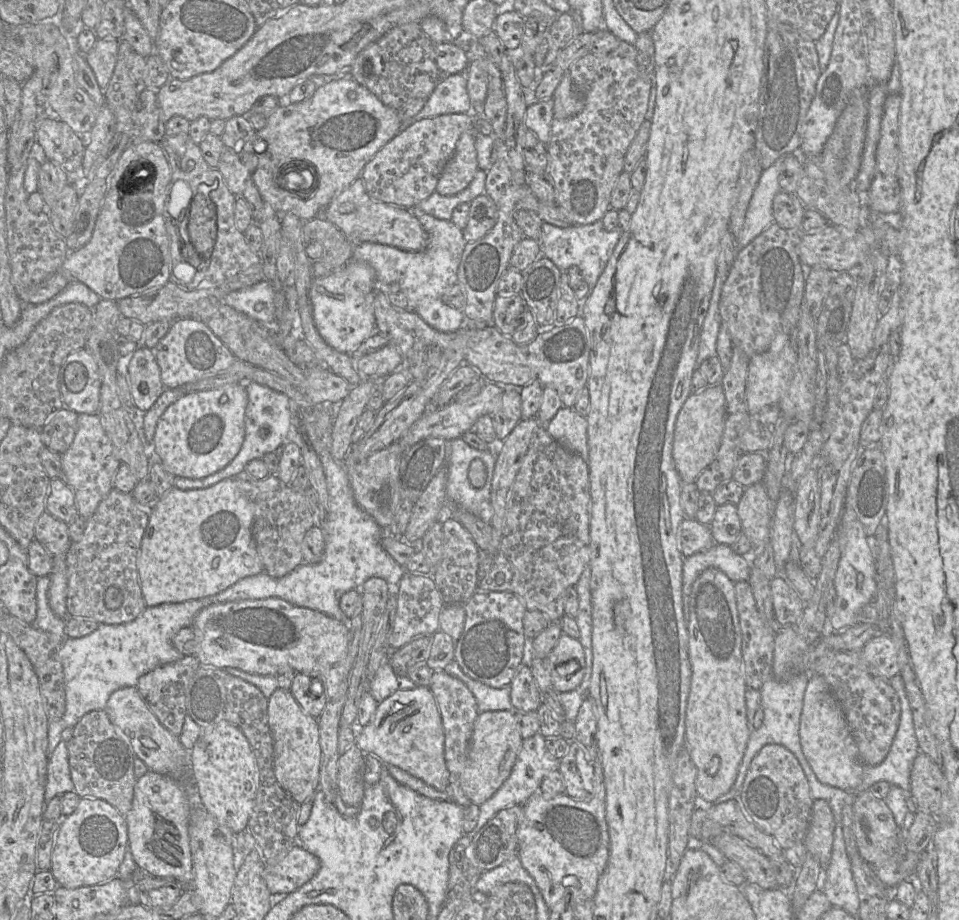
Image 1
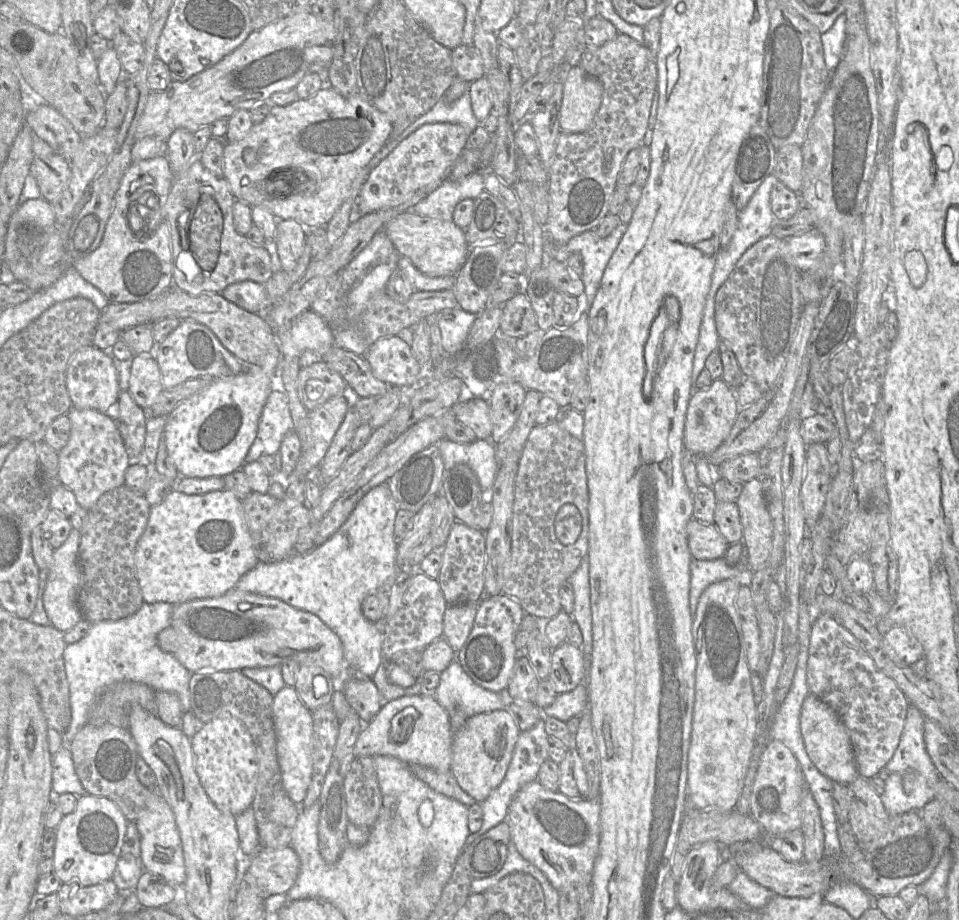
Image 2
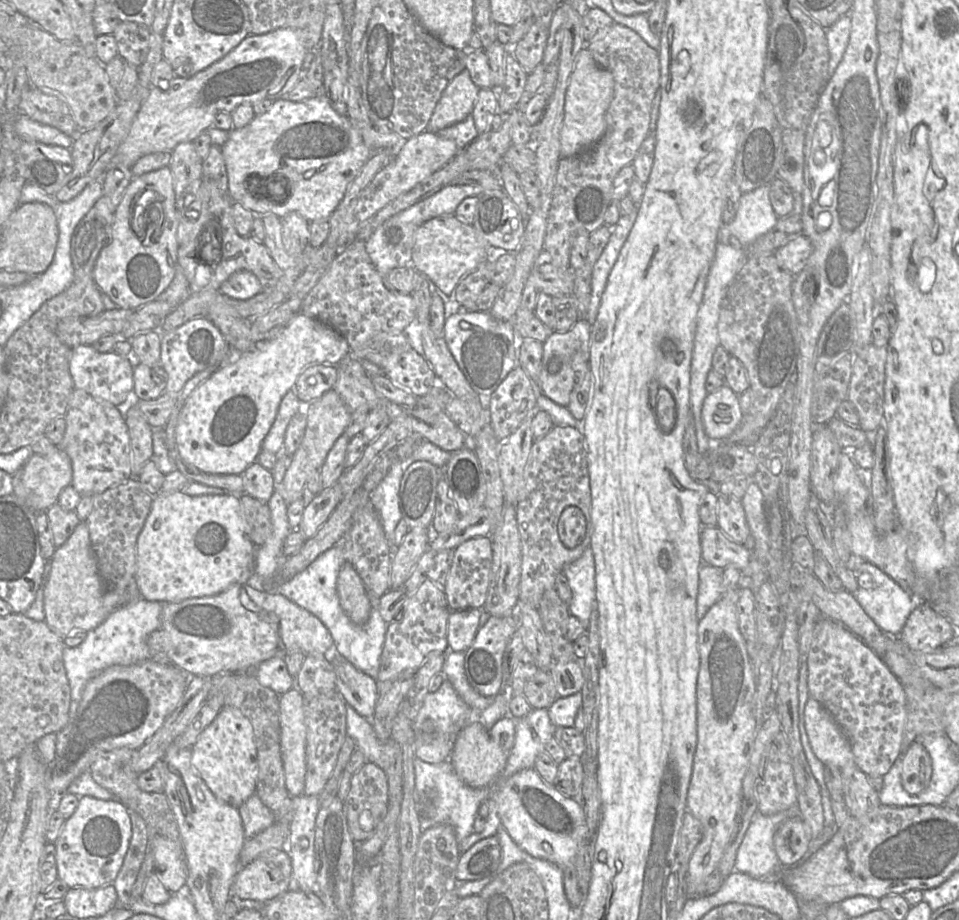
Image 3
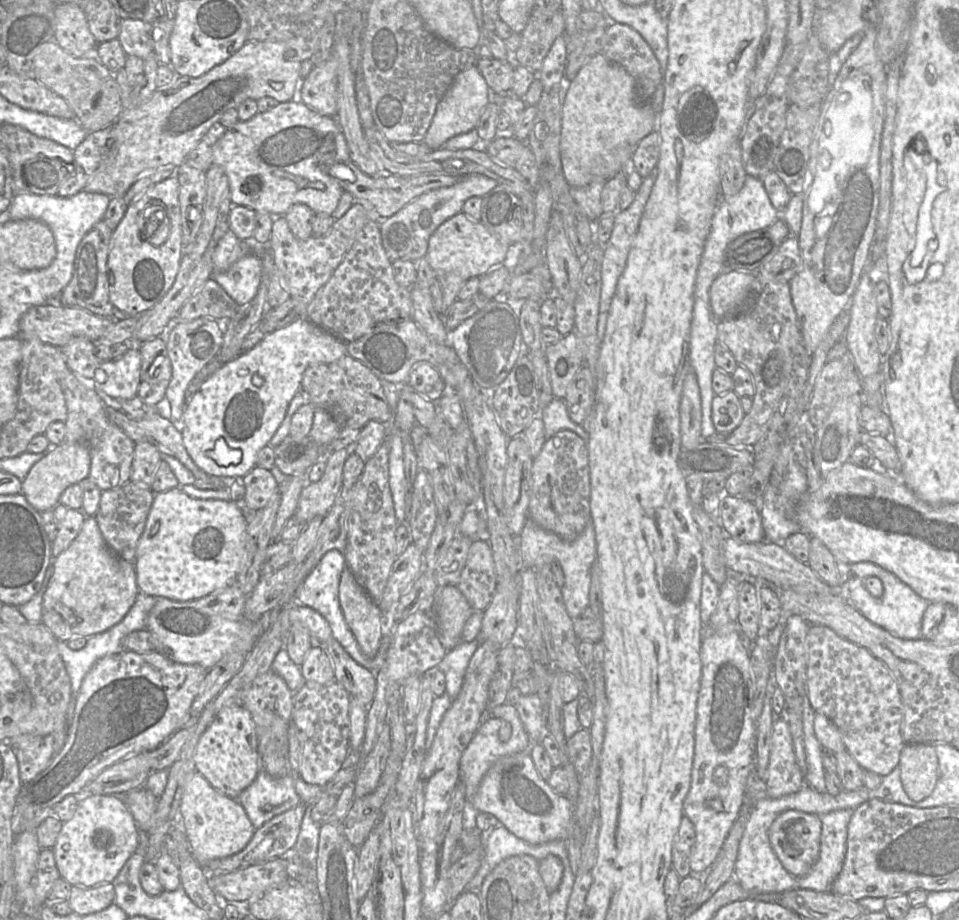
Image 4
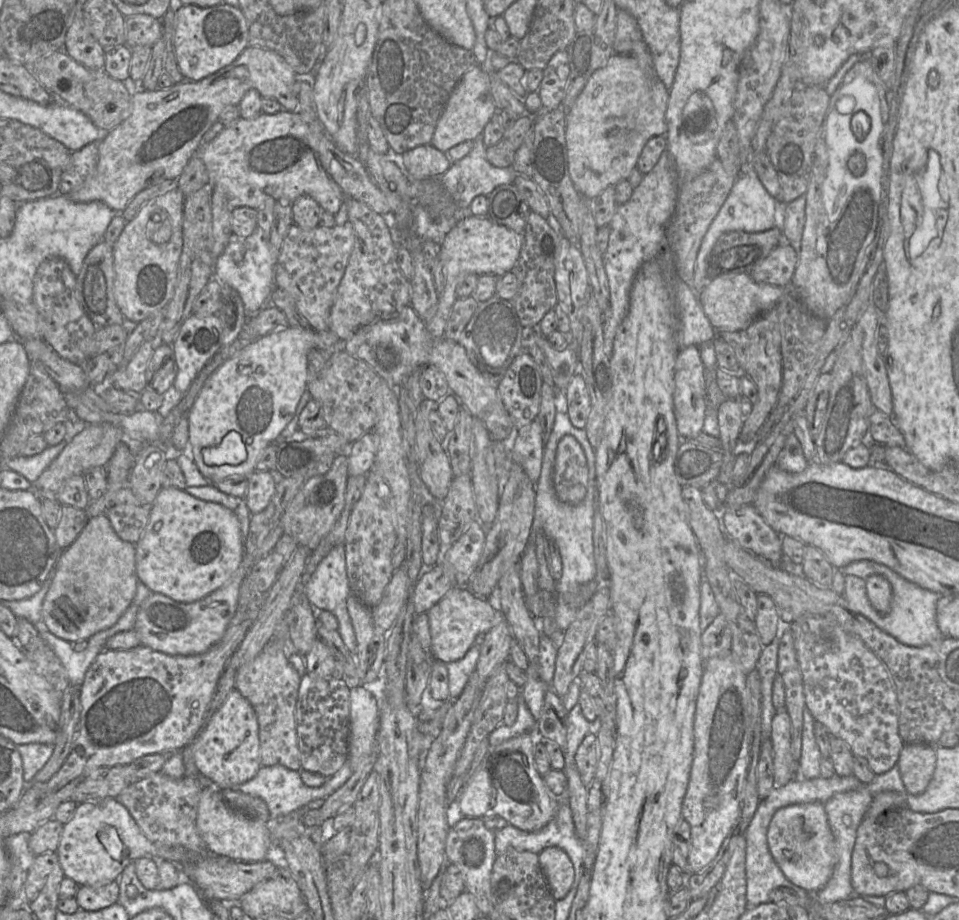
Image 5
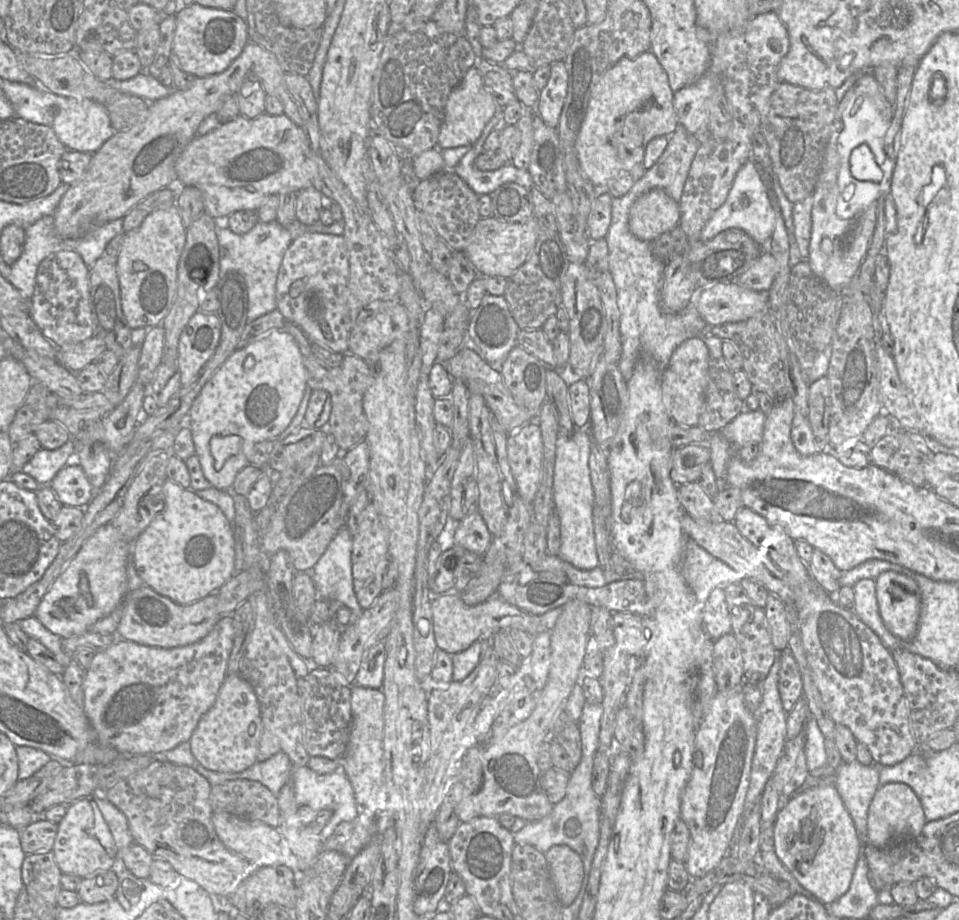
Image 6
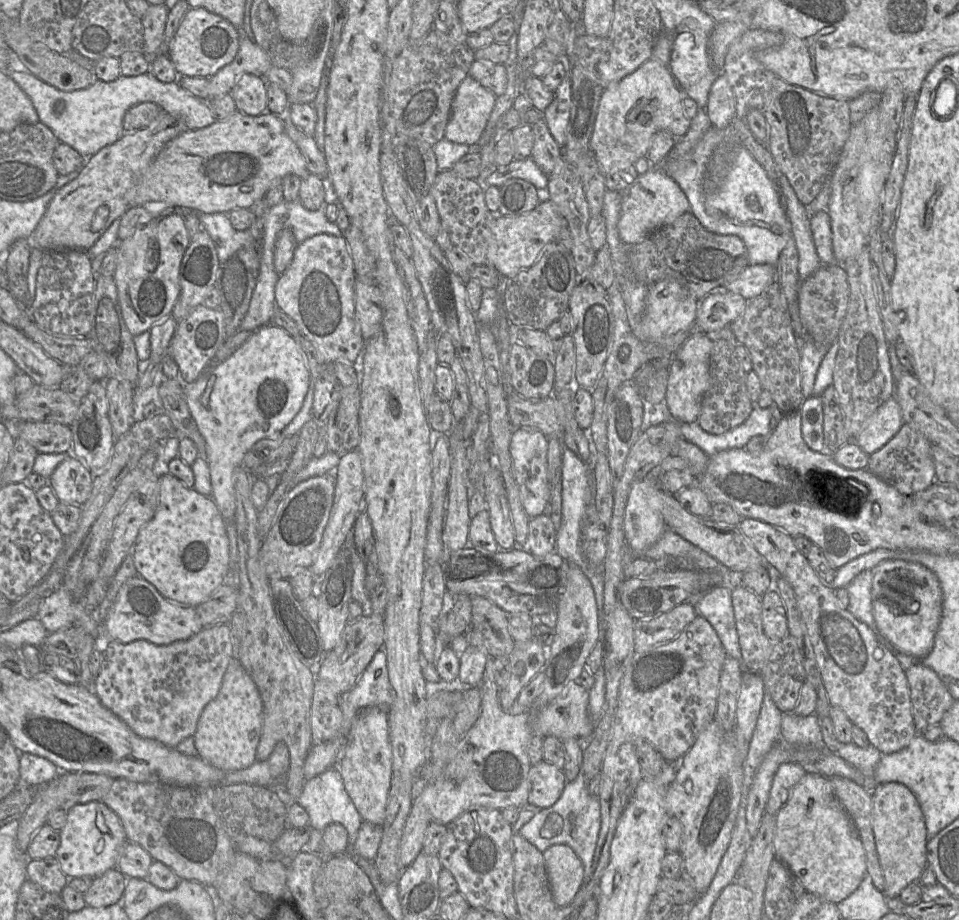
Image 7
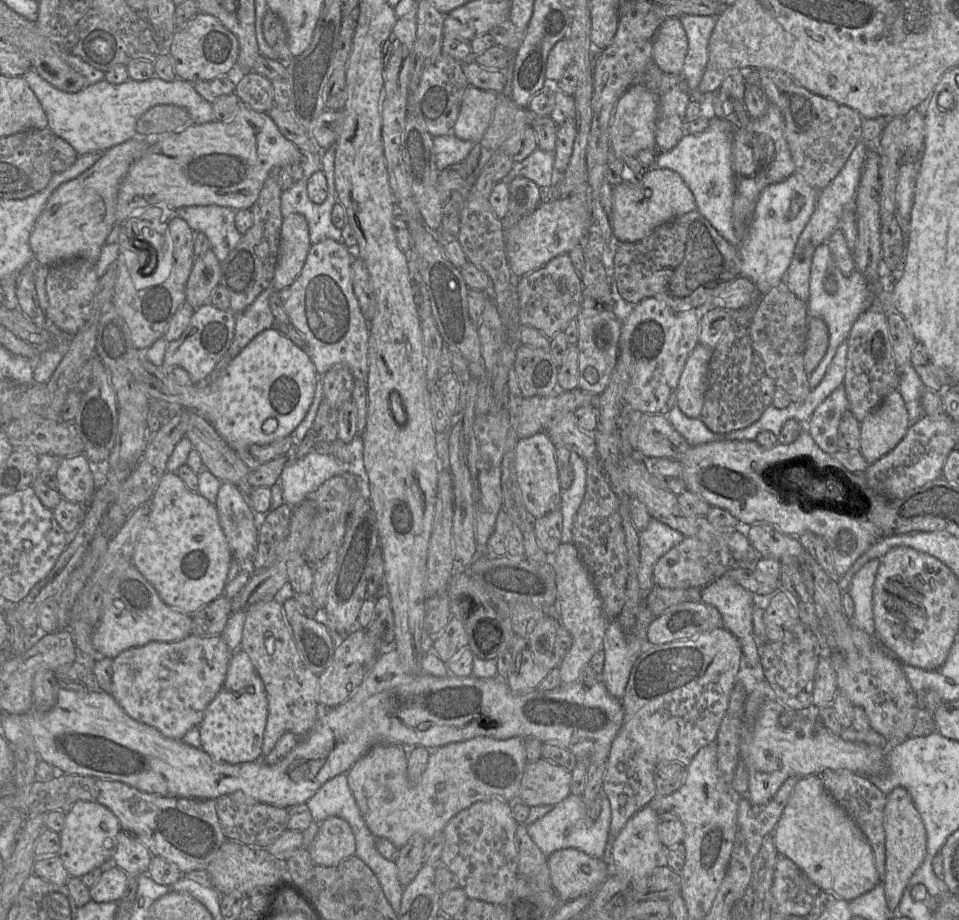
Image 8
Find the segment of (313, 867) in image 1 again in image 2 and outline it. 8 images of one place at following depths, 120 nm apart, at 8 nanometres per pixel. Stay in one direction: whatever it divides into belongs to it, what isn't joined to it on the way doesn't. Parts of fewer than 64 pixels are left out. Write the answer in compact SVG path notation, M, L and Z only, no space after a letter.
M291 846L260 849L252 858L245 882L257 888L264 897L284 895L294 885L300 871L300 860Z

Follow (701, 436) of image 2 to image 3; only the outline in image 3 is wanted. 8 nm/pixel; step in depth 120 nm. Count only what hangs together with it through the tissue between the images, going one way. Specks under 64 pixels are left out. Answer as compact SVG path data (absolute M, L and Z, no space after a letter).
M727 384L707 393L701 409L706 435L713 441L727 441L743 418L739 397Z

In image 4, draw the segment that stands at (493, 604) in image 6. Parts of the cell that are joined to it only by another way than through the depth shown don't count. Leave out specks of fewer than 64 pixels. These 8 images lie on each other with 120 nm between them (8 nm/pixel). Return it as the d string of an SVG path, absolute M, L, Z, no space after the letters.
M457 586L439 588L435 597L439 640L449 651L461 642L464 625L474 610Z

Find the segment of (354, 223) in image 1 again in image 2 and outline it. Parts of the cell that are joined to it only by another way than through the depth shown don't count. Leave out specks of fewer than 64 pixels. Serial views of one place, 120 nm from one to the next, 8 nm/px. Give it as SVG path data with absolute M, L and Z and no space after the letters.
M411 210L398 214L382 230L400 256L409 258L420 272L431 277L456 275L470 251L465 230L458 227L452 220L421 216Z

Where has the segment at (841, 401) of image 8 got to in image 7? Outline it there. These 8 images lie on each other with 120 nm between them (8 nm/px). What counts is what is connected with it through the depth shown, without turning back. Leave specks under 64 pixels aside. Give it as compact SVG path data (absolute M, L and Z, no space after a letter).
M811 395L805 398L800 409L801 430L805 443L810 449L826 455L833 455L824 442L823 404L820 396Z

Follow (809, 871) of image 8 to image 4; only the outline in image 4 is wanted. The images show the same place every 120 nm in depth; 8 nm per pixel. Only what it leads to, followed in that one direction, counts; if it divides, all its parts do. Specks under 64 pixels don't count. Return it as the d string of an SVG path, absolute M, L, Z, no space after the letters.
M787 810L778 815L768 829L768 838L773 852L783 868L794 877L806 875L816 863L820 850L820 816L798 810Z

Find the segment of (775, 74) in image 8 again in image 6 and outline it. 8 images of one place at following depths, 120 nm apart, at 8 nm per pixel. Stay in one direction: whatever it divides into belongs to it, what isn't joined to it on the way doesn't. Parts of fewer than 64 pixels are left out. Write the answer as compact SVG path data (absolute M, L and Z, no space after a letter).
M781 82L770 98L761 131L769 147L772 173L778 177L782 191L793 204L804 200L814 192L825 148L833 134L834 122L838 119L838 104L839 100L832 88L812 91L787 82Z

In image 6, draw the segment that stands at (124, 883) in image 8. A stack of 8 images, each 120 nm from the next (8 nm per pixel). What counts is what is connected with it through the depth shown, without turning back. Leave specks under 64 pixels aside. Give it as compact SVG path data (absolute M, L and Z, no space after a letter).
M115 871L99 873L81 881L78 895L83 903L98 904L116 898L119 879Z

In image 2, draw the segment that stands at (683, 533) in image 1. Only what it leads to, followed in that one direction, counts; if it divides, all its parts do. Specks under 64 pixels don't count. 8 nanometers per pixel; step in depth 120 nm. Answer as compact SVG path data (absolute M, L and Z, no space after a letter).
M691 519L687 524L688 546L693 559L714 560L724 557L729 544L716 525Z

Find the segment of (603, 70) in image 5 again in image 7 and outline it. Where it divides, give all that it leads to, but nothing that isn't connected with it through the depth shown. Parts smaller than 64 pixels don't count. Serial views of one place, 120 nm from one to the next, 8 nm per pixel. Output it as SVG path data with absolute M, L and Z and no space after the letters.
M653 58L647 60L637 70L620 81L610 84L601 96L594 130L590 139L590 147L594 152L601 172L607 175L634 165L639 158L647 155L652 137L659 131L670 132L676 138L684 136L691 123L691 119L684 112L684 96L669 67Z

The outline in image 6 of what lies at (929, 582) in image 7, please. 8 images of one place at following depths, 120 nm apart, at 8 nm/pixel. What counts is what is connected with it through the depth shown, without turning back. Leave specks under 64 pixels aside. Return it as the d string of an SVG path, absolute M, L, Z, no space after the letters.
M893 571L881 573L875 581L880 617L885 627L901 640L914 638L920 616L920 590L910 577Z

